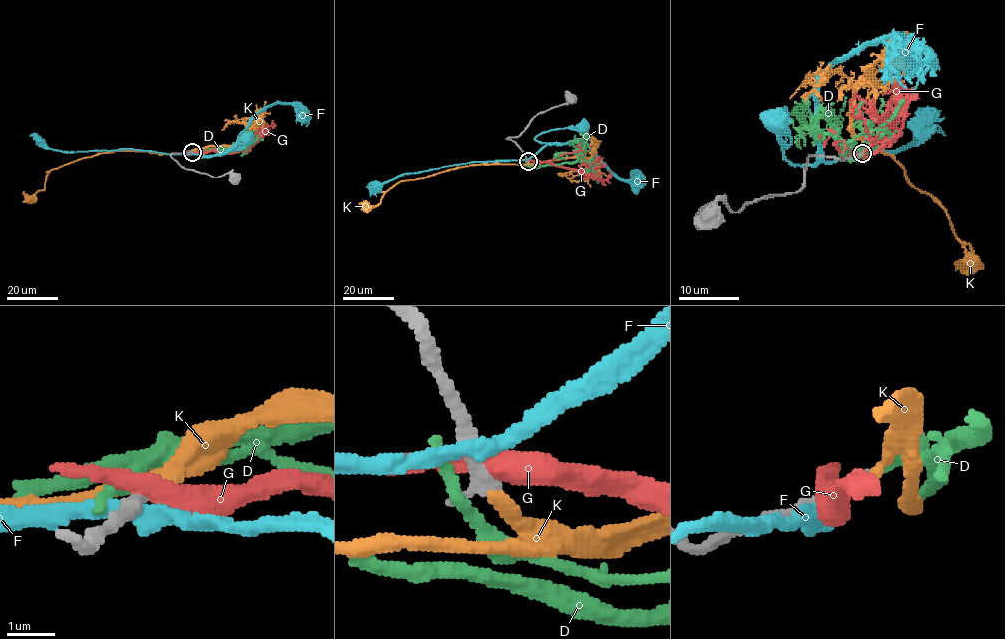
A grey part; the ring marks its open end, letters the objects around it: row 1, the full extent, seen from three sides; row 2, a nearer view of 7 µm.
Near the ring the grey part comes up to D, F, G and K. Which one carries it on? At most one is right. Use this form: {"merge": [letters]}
{"merge": ["K"]}

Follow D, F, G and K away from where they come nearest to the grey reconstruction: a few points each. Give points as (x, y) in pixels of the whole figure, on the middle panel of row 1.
D: (526, 162), (532, 166), (584, 162), (597, 174), (597, 183)
F: (527, 159), (534, 156), (546, 144), (535, 139), (541, 133), (579, 129), (584, 125)
G: (527, 160), (590, 171), (601, 180), (609, 178), (608, 170)
K: (527, 161), (528, 164), (456, 167), (426, 177), (400, 181), (373, 206), (364, 207), (359, 203)

